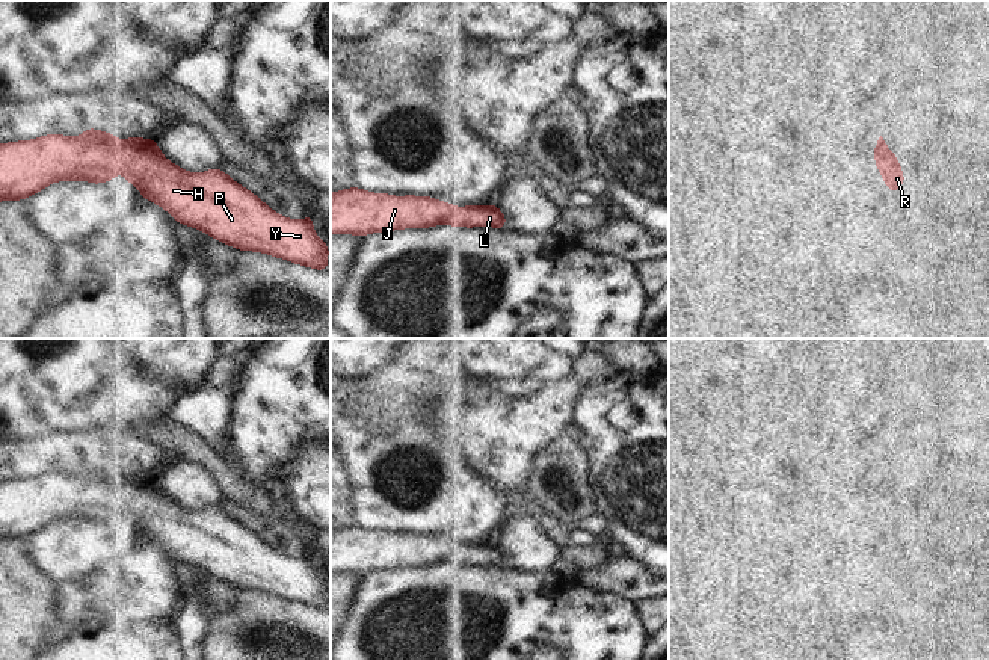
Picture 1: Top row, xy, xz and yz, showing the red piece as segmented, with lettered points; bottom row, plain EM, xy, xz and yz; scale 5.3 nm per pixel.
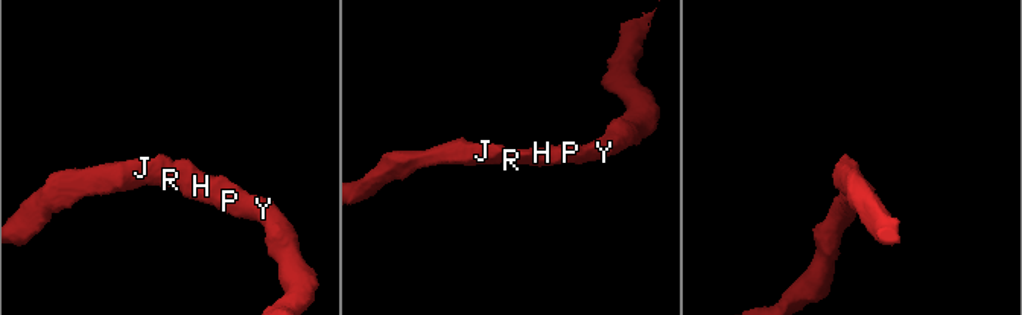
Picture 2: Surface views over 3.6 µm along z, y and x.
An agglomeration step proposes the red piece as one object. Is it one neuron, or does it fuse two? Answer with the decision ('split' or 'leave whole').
leave whole

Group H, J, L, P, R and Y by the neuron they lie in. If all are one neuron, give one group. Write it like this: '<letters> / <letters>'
H J L P R Y

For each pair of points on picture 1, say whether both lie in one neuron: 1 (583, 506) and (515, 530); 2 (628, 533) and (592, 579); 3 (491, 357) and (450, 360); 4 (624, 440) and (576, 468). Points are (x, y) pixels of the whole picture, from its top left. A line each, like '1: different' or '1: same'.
1: different
2: different
3: different
4: different

